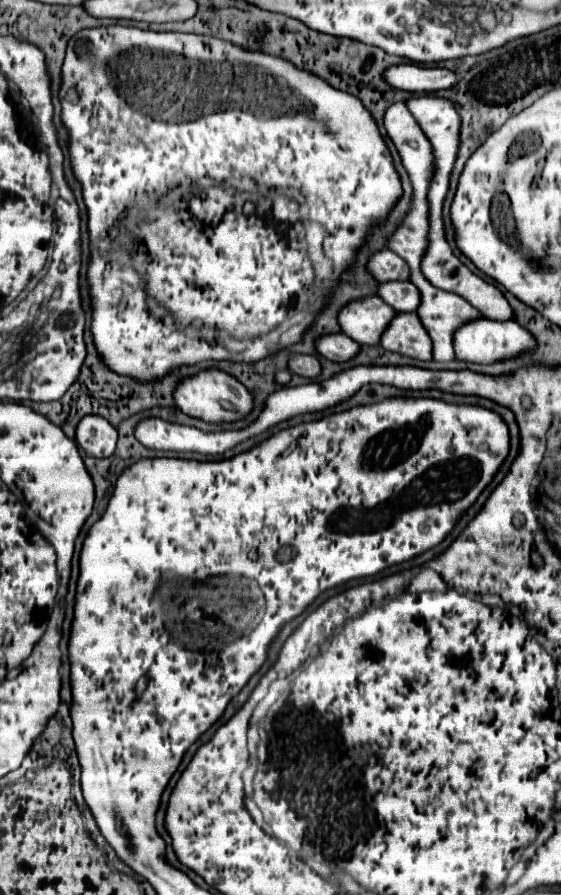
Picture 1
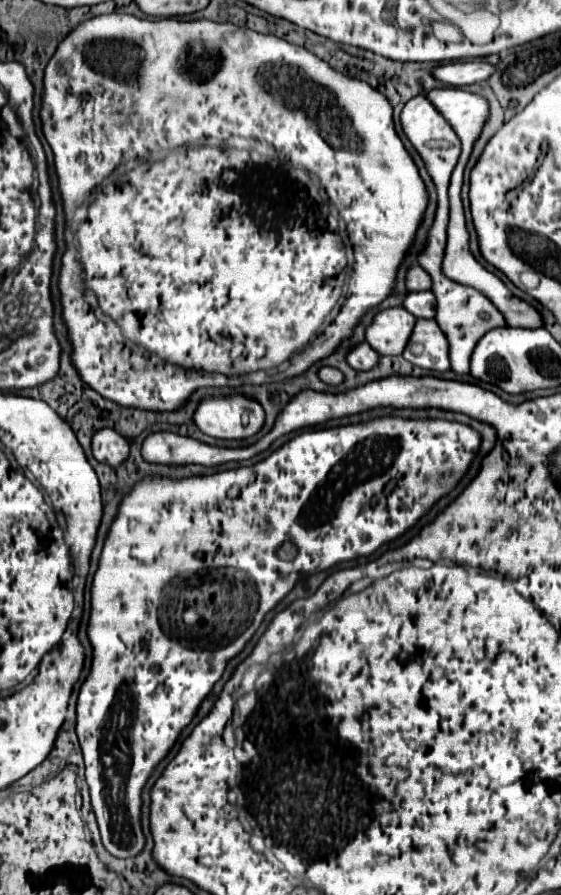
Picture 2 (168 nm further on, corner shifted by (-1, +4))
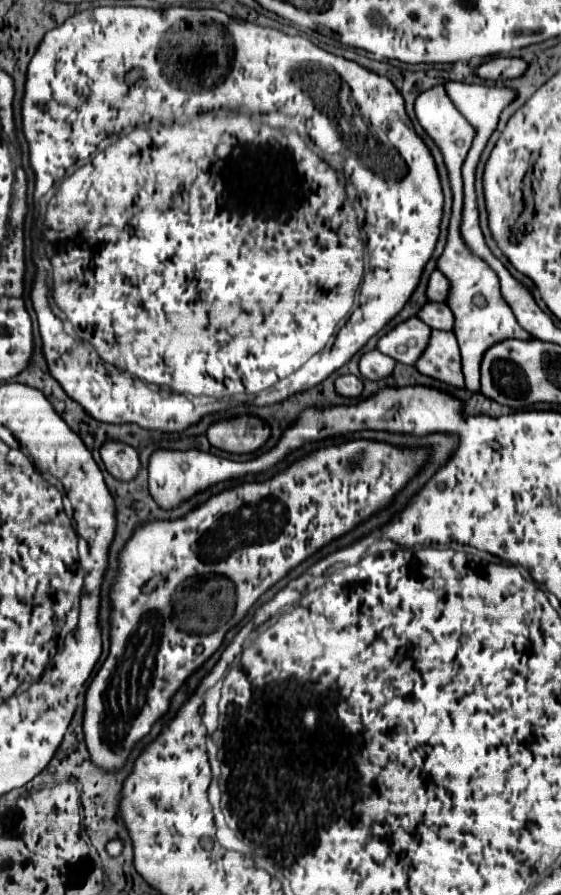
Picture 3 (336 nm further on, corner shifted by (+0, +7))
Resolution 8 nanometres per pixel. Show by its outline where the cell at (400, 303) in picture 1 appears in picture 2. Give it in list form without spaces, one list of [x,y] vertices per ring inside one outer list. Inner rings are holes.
[[[408,292],[402,308],[406,308],[416,318],[434,318],[436,298],[432,292]]]

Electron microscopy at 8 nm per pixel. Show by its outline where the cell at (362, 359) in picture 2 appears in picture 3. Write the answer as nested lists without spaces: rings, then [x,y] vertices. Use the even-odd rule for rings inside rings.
[[[371,351],[371,353],[365,353],[359,361],[359,369],[361,369],[361,375],[369,381],[379,381],[379,379],[385,379],[393,373],[395,369],[395,361],[379,351]]]

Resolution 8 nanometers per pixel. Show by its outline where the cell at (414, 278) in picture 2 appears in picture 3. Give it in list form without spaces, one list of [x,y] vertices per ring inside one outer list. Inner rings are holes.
[[[433,271],[427,287],[427,297],[429,301],[439,301],[445,303],[449,297],[449,279],[441,271]]]

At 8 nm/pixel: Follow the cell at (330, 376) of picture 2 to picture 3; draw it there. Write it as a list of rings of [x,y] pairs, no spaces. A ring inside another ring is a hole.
[[[343,375],[335,381],[335,389],[343,397],[359,397],[363,391],[363,383],[355,375]]]

